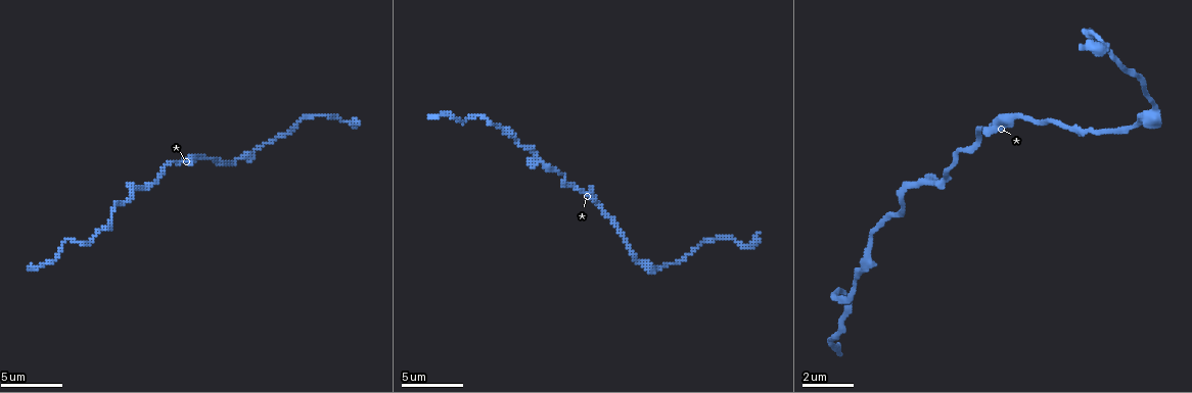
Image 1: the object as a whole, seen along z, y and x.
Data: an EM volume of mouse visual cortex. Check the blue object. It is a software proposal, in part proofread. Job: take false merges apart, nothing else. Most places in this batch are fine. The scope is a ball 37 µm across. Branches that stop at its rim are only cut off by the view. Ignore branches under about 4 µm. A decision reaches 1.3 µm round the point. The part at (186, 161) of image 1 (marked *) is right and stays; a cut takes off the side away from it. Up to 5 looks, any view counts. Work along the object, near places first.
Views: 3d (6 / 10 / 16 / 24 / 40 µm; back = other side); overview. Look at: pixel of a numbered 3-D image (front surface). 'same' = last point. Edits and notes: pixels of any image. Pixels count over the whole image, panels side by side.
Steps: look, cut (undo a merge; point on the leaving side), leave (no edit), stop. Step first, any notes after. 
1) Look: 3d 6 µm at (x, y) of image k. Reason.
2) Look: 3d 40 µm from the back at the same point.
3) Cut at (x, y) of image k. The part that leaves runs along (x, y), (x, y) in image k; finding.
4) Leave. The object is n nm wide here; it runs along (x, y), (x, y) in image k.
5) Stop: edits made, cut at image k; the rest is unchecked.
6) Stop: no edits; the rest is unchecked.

Look: 3d 6 µm at (1153, 106) of image 1. Sudden change in width.

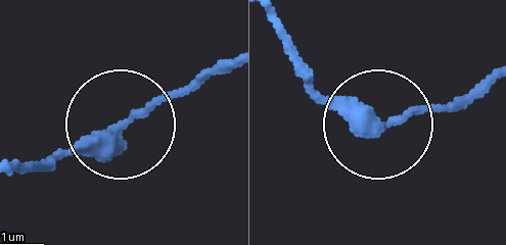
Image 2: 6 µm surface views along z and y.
Look: 3d 6 µm from the back at (118, 124) of image 2.

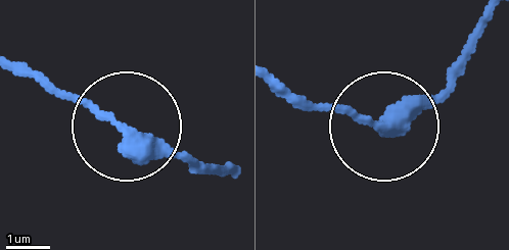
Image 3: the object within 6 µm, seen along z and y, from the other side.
Leave. It runs along (489, 16), (445, 82), (378, 122), (294, 97) in image 3; all the same neuron.

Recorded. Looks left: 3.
Look: 3d 16 µm at (1026, 116) of image 1. Sudden change in width.

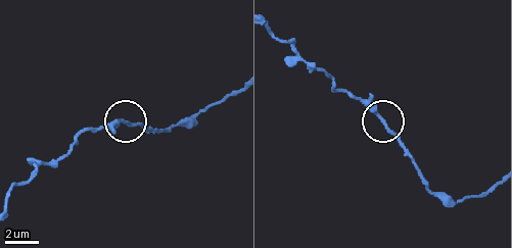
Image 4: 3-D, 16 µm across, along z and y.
Leave. It runs along (365, 104), (411, 152) in image 4; all the same neuron.

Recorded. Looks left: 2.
Look: 3d 16 µm at (534, 149) of image 1. Sudden change in width.

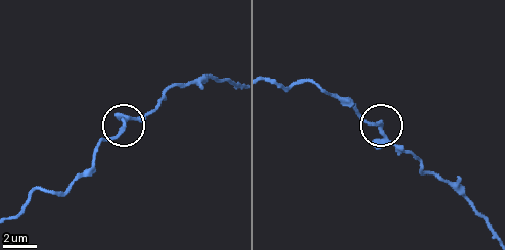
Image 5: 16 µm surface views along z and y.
Look: 3d 6 µm at (124, 123) of image 5.

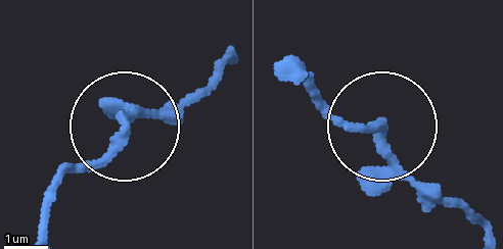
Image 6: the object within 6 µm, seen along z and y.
Leave. It runs along (488, 231), (403, 164), (377, 120), (337, 117), (308, 91) in image 6; one neuron here.

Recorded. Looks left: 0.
Stop: no edits; the rest is unchecked.

